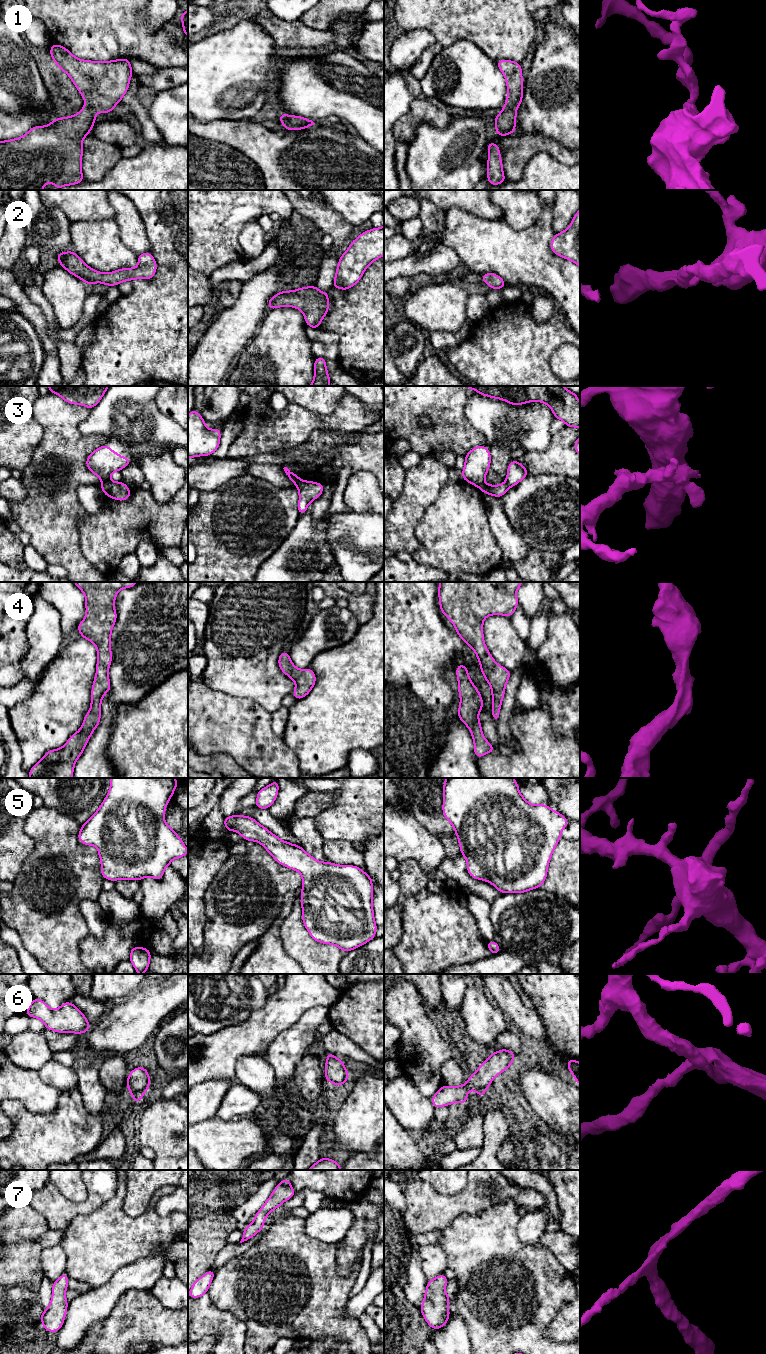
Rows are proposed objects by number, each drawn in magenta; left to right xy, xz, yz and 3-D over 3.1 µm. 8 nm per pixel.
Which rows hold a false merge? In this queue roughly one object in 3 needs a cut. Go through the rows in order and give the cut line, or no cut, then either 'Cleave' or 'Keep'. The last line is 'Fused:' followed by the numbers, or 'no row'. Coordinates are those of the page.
1: No split. Keep
2: No split. Keep
3: Split along xz (303, 481), (296, 485). Cleave
4: No split. Keep
5: No split. Keep
6: No split. Keep
7: No split. Keep
Fused: 3

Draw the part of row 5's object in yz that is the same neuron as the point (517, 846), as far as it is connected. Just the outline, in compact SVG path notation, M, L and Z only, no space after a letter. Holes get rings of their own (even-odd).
M446 778L443 784L443 806L444 817L452 824L457 835L460 852L466 858L468 874L478 880L491 883L502 894L524 893L538 887L542 887L547 878L548 865L552 853L561 839L562 830L569 824L569 820L559 812L552 810L546 804L532 805L520 793L518 783L513 778Z

